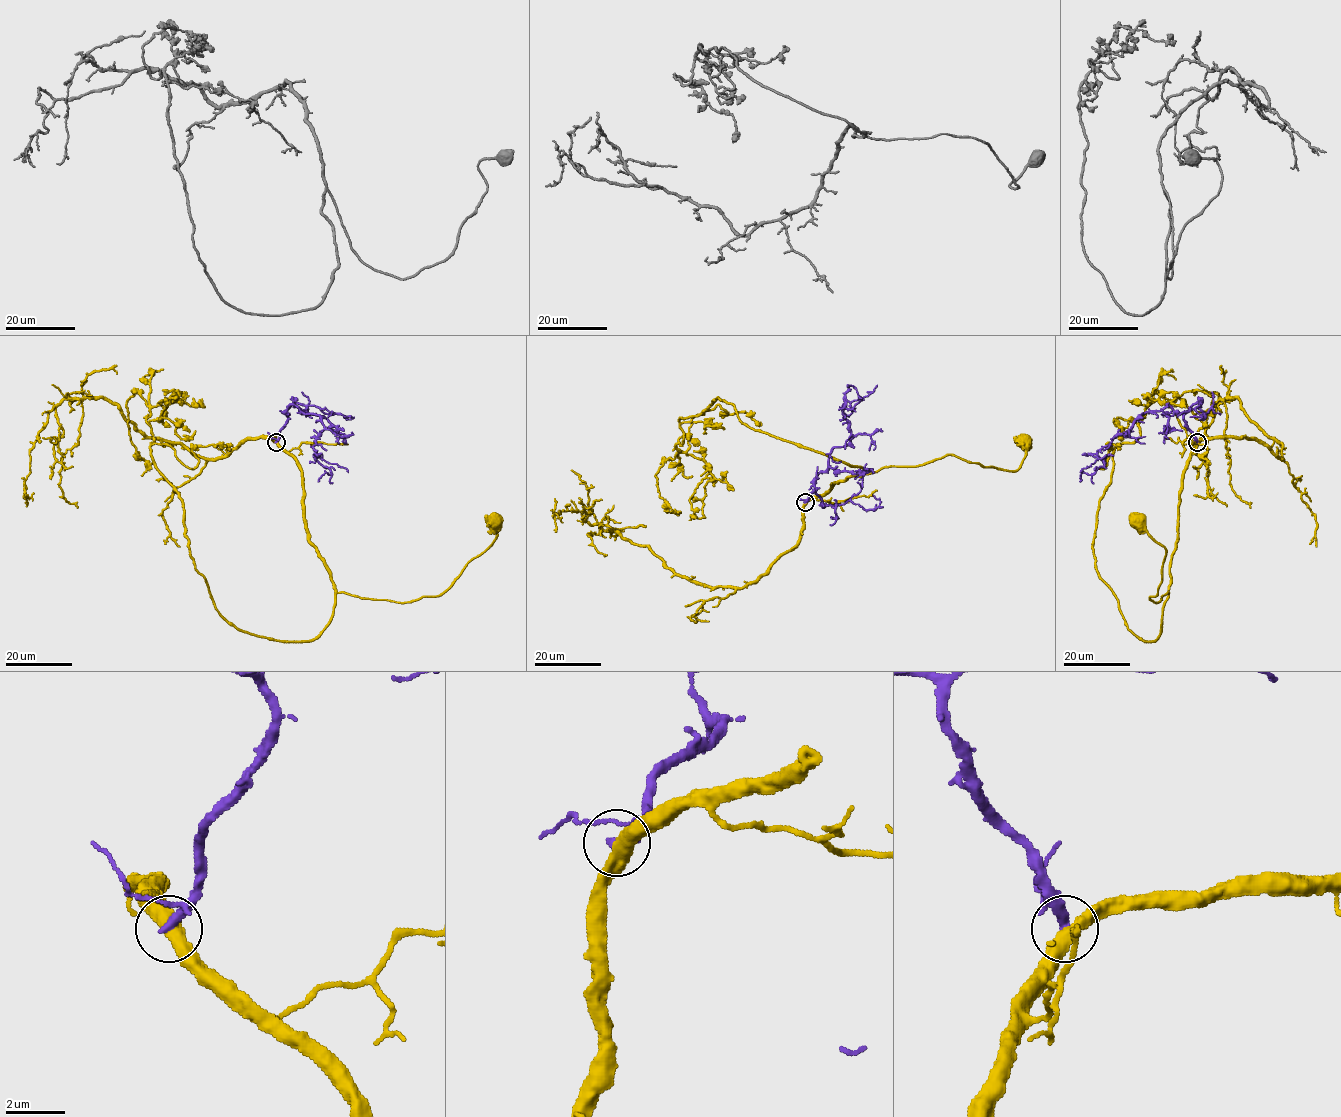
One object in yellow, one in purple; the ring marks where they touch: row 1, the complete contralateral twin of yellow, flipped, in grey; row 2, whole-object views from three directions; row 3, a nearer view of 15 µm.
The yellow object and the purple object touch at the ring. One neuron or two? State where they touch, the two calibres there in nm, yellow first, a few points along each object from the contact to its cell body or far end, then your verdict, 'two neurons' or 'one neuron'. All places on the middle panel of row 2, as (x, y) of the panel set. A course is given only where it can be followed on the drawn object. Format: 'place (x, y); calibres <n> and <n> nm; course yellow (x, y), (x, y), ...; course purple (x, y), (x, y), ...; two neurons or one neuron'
place (805, 502); calibres 480 and 360 nm; course yellow (805, 501), (852, 475), (889, 466), (918, 466), (948, 454), (983, 467), (1015, 471), (1025, 457), (1027, 442); course purple (805, 501), (833, 448), (846, 446), (853, 435), (842, 405), (851, 409), (860, 399), (847, 385); two neurons

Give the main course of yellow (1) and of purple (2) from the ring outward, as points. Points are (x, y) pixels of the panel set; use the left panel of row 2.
1: (276, 441), (302, 473), (308, 541), (337, 592), (403, 603), (442, 595), (496, 537), (498, 519)
2: (276, 441), (291, 404), (317, 414), (324, 429), (313, 450), (331, 473), (318, 481)

